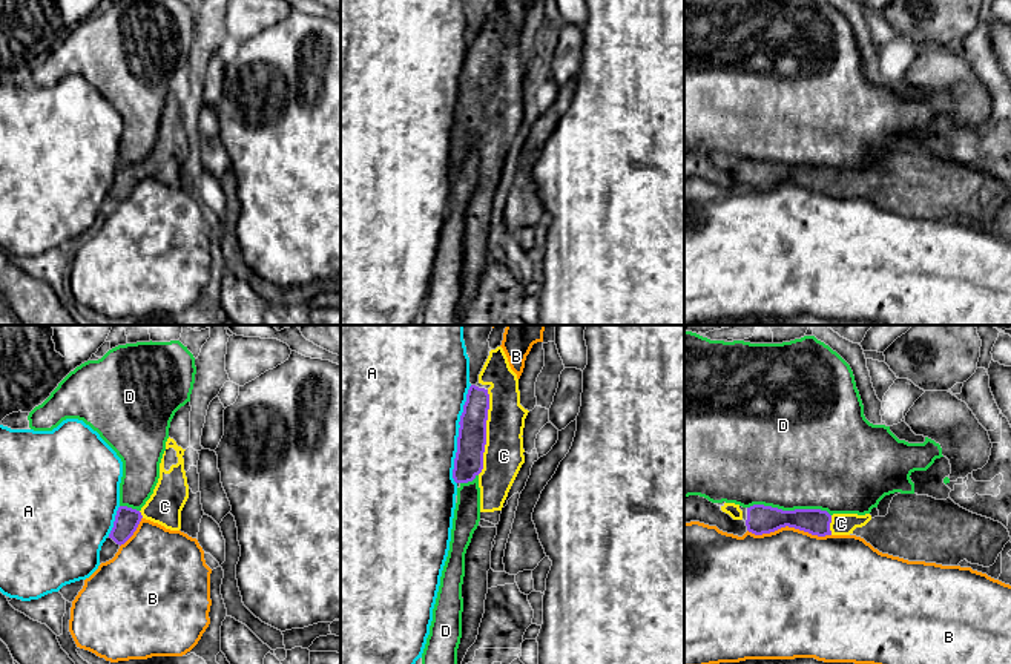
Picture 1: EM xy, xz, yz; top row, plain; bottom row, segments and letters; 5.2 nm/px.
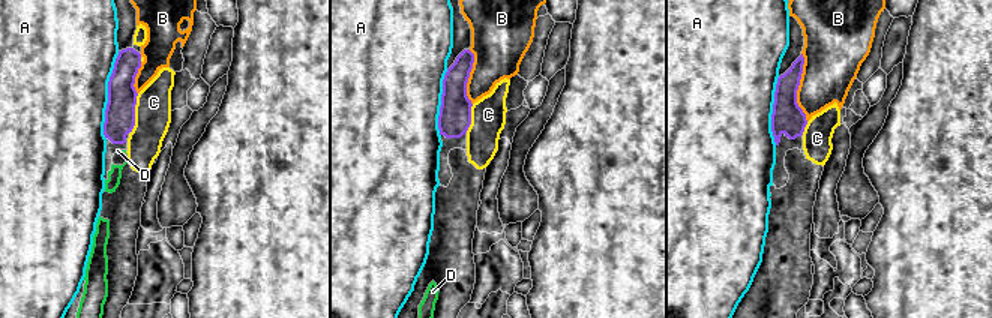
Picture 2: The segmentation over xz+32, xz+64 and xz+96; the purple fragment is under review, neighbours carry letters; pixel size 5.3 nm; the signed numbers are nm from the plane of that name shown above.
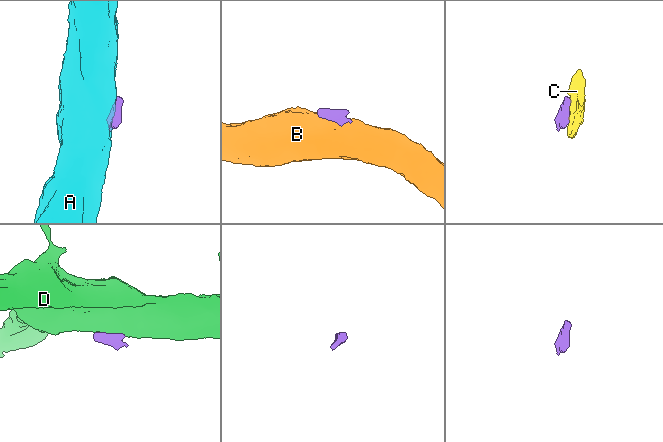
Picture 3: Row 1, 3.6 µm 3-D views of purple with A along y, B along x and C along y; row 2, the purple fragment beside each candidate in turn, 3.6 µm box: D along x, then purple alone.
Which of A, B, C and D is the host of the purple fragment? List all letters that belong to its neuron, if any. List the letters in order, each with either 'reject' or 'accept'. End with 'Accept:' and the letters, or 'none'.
A: reject
B: reject
C: accept
D: reject
Accept: C

